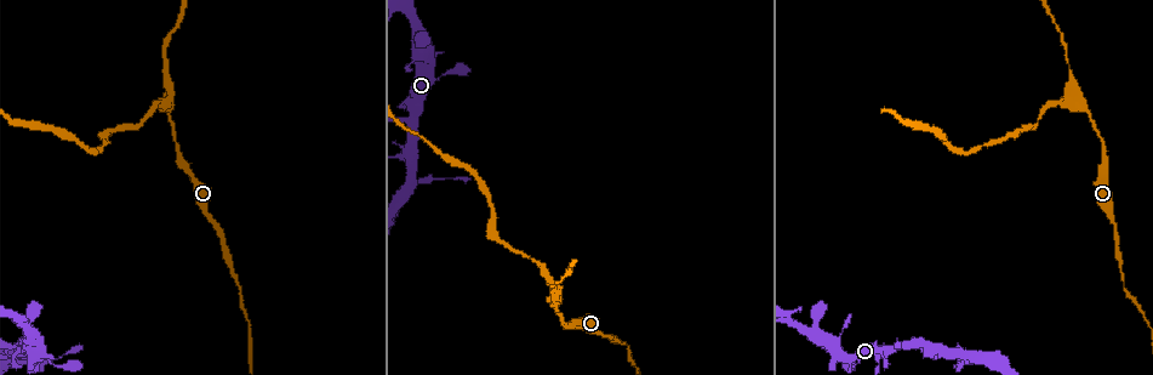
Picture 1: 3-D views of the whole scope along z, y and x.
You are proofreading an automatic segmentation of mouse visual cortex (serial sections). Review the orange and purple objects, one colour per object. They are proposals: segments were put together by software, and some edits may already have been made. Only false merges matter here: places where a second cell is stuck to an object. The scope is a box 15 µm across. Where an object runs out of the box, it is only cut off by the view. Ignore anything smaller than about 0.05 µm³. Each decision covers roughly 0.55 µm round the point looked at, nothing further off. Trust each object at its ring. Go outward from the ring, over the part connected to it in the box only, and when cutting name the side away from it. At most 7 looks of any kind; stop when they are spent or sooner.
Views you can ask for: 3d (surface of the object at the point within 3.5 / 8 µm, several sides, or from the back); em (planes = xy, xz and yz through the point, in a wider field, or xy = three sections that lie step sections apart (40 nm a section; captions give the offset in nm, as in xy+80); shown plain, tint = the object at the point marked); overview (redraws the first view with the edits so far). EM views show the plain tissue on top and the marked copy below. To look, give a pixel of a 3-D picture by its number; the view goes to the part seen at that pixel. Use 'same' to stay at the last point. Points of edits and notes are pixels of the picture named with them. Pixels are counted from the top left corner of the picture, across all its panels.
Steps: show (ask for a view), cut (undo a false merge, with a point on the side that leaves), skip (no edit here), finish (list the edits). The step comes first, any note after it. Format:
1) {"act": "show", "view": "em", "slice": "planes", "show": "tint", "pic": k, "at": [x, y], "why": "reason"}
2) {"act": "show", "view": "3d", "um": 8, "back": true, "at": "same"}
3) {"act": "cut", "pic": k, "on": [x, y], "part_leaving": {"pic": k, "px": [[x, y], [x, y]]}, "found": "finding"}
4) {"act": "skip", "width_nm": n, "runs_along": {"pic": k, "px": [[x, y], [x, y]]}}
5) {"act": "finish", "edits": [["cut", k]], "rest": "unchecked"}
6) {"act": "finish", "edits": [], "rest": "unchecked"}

{"act": "show", "view": "3d", "um": 3.5, "pic": 1, "at": [418, 113]}

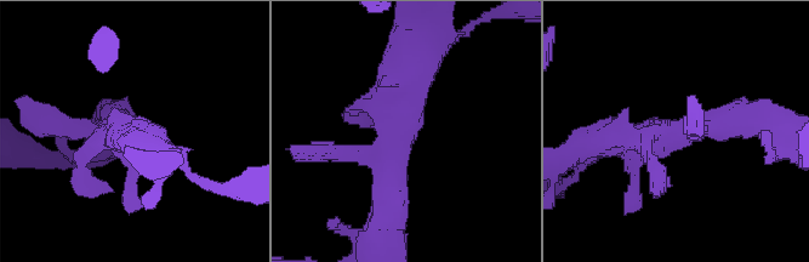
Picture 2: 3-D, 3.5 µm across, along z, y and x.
{"act": "show", "view": "em", "slice": "xy", "step": 2, "show": "tint", "pic": 2, "at": [680, 132], "arms": 3, "arm_widths_nm": [250, 450, 450], "why": "now the EM"}

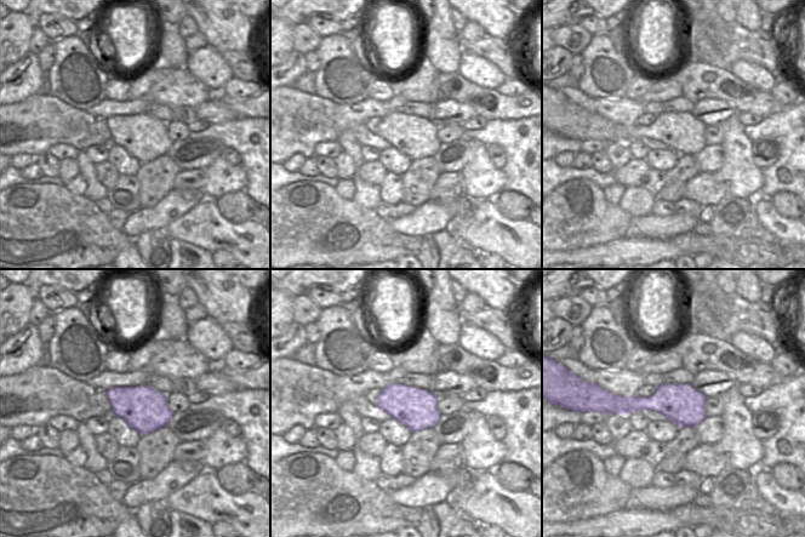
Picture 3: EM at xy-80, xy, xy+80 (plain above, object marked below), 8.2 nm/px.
{"act": "skip", "runs_along": {"pic": 2, "px": [[411, 68], [400, 98], [386, 217]]}, "found": "one cell here"}

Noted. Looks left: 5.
{"act": "show", "view": "3d", "um": 8, "pic": 1, "at": [420, 29], "why": "a narrow waist"}

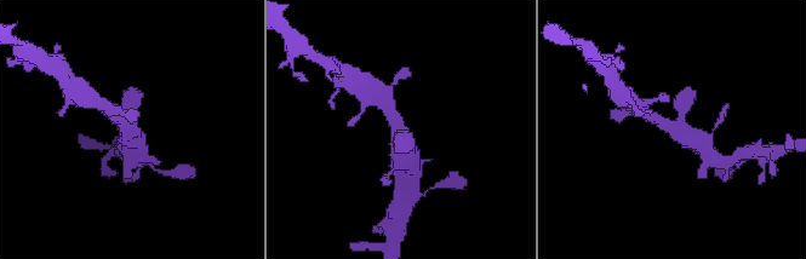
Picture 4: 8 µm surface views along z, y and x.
{"act": "show", "view": "em", "slice": "xy", "step": 3, "show": "tint", "pic": 4, "at": [676, 128], "arms": 3, "arm_widths_nm": [400, 500, 500]}

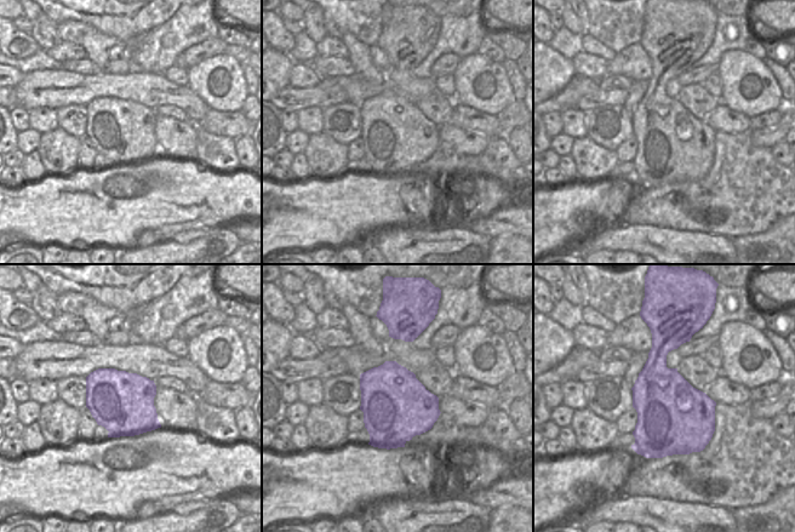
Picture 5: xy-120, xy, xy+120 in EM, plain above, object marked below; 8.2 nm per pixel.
{"act": "skip", "found": "all the same cell"}

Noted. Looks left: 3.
{"act": "show", "view": "3d", "um": 3.5, "back": true, "pic": 1, "at": [1076, 102], "why": "arms part here"}

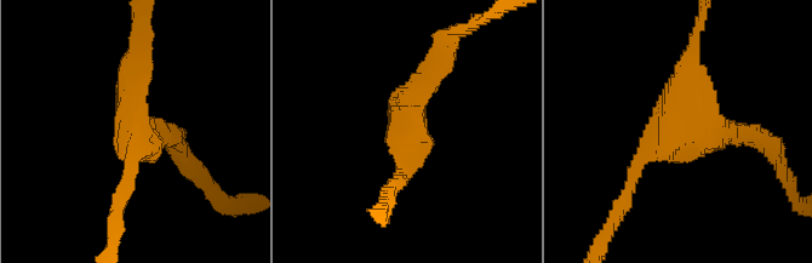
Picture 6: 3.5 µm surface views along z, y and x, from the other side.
{"act": "show", "view": "em", "slice": "xy", "step": 2, "show": "tint", "pic": 6, "at": [410, 136], "arms": 3, "arm_widths_nm": [200, 250, 350], "why": "shape alone is not enough"}

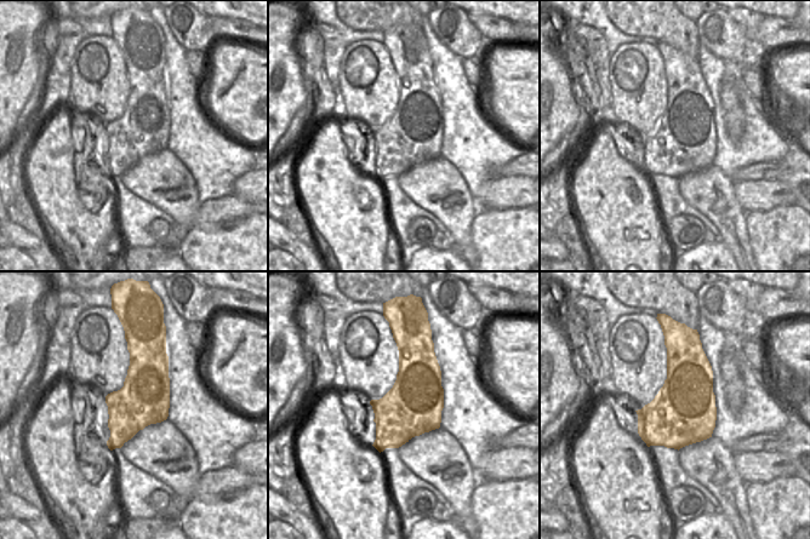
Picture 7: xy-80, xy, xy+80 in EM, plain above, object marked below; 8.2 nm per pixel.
{"act": "skip", "runs_along": {"pic": 6, "px": [[628, 192], [652, 147], [745, 132]]}, "found": "all the same cell"}

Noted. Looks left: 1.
{"act": "finish", "edits": [], "rest": "unchecked"}

